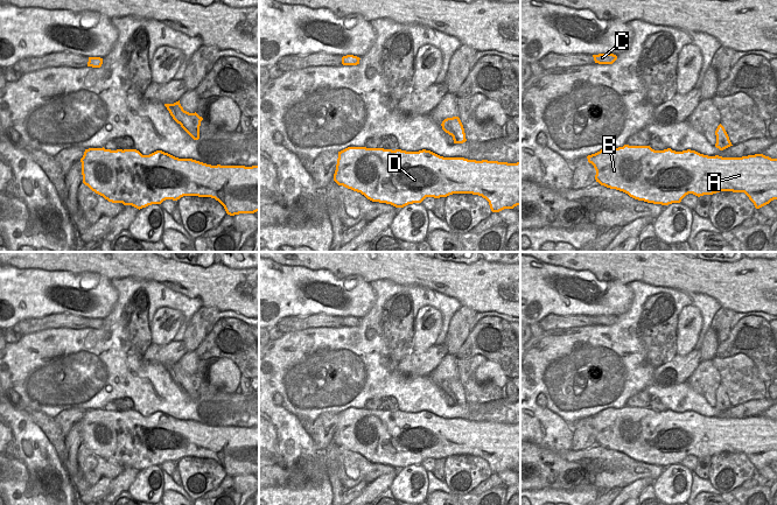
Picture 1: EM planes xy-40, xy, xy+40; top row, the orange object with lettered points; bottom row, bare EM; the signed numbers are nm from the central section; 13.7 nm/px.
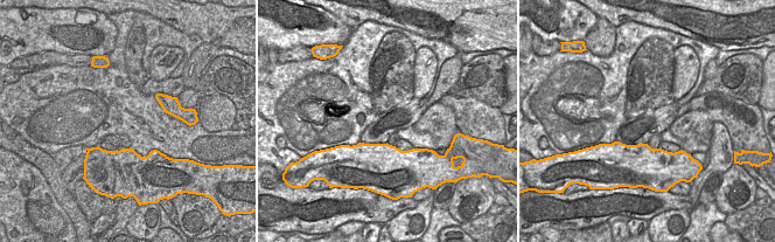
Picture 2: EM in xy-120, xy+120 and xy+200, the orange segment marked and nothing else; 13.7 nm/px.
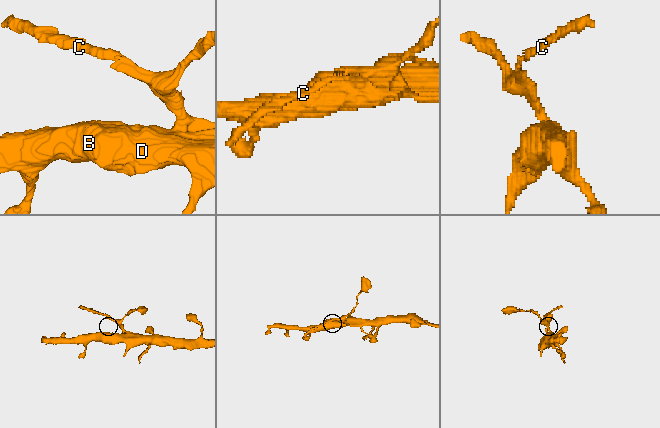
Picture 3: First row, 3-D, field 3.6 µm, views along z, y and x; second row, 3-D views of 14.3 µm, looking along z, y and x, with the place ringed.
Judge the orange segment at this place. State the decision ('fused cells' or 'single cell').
fused cells

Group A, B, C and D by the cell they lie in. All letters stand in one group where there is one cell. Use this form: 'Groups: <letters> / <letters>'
Groups: A B D / C.

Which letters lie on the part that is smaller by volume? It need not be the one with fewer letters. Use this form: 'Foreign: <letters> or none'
Foreign: C

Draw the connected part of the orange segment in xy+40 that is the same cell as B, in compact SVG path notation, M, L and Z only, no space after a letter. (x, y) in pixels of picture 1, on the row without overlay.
M624 406L618 409L607 408L595 415L588 416L587 420L588 423L594 427L596 432L595 441L601 447L623 453L635 461L648 464L668 467L672 464L680 464L688 455L700 458L720 453L744 454L756 470L777 461L777 420L771 420L763 415L742 419L722 419L719 416L704 416L691 411L682 413L676 413L671 409L654 412L650 407Z

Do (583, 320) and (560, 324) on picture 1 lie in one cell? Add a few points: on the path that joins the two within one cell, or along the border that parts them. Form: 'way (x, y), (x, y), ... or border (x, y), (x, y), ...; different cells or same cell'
way (578, 321), (566, 322); same cell

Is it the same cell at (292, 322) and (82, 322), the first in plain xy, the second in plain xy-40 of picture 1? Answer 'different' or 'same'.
same

